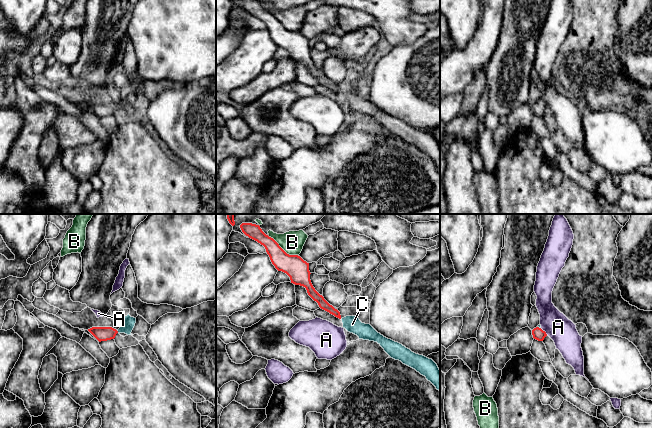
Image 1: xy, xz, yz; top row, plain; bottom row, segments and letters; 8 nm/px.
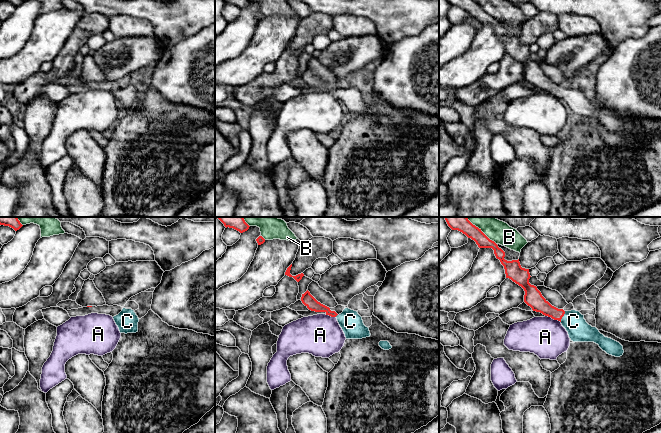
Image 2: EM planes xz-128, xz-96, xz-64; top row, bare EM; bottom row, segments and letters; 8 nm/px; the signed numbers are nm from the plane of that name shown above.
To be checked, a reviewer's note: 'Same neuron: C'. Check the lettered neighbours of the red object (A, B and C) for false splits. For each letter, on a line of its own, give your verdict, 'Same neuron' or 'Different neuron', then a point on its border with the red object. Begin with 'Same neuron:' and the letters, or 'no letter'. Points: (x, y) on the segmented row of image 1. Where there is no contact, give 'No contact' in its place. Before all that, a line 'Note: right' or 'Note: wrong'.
Note: right
Same neuron: C
A: Different neuron. Touches red at yz (544, 331)
B: Different neuron. Touches red at xz (282, 249)
C: Same neuron. Touches red at xy (117, 331)

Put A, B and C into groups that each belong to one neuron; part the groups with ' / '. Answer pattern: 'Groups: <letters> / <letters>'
Groups: A / B / C

